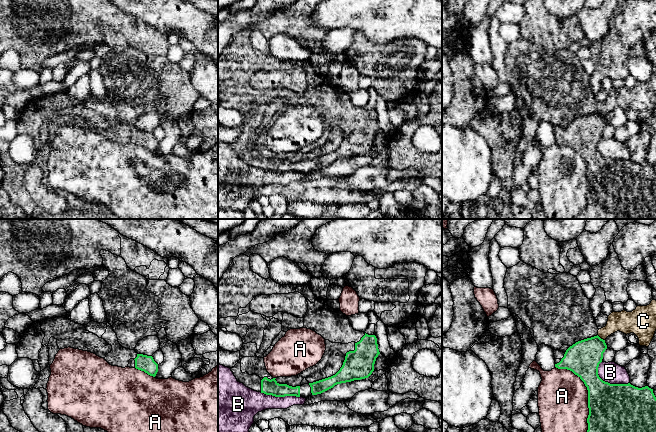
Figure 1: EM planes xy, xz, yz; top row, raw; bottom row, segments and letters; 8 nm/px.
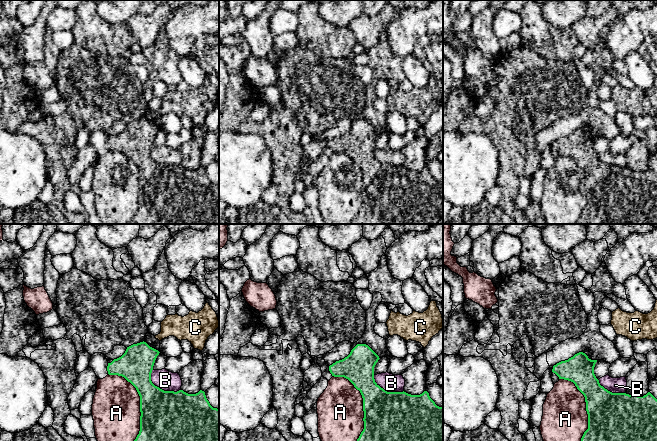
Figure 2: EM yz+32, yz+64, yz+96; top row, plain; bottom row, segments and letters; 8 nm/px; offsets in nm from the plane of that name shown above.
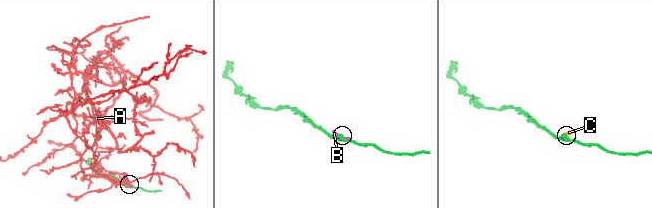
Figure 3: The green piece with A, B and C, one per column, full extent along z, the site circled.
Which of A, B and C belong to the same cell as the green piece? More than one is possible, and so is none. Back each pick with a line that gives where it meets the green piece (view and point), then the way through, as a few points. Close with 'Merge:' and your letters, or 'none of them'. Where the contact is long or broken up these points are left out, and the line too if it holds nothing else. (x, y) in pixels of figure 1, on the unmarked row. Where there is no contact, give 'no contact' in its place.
Merge: none of them

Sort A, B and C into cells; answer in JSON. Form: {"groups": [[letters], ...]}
{"groups": [["A"], ["B"], ["C"]]}

